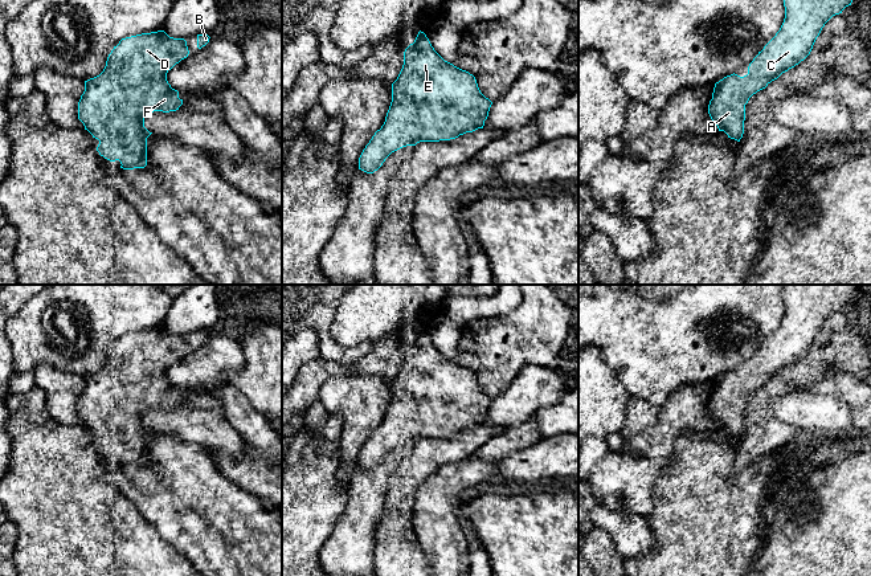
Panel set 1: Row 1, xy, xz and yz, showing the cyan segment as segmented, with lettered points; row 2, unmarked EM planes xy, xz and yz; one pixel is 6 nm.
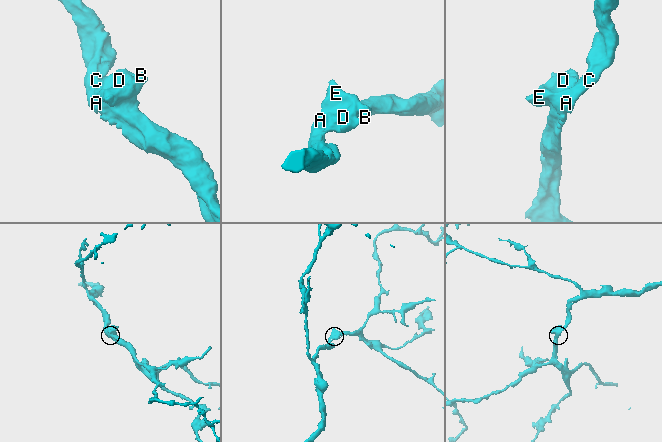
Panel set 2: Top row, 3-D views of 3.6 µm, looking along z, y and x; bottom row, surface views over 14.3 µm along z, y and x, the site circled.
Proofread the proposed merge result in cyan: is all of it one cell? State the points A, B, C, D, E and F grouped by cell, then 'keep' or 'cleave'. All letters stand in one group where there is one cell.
groups A B C D E F; keep

